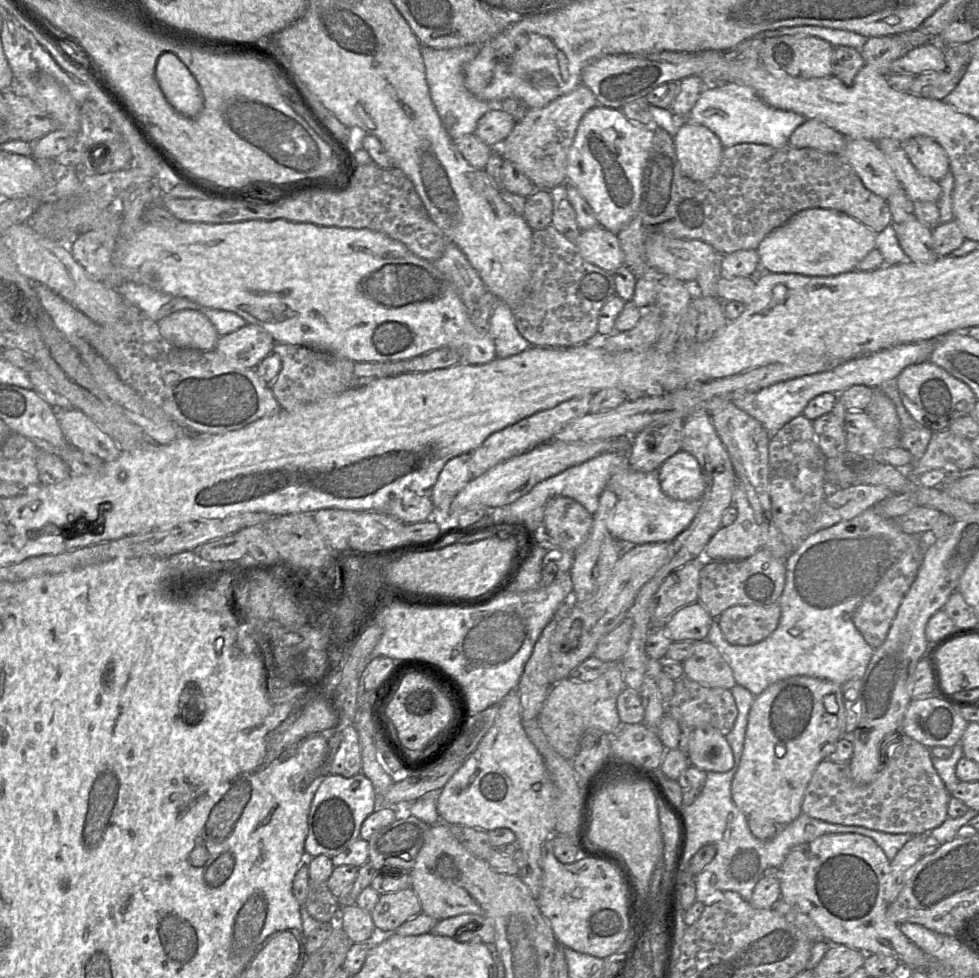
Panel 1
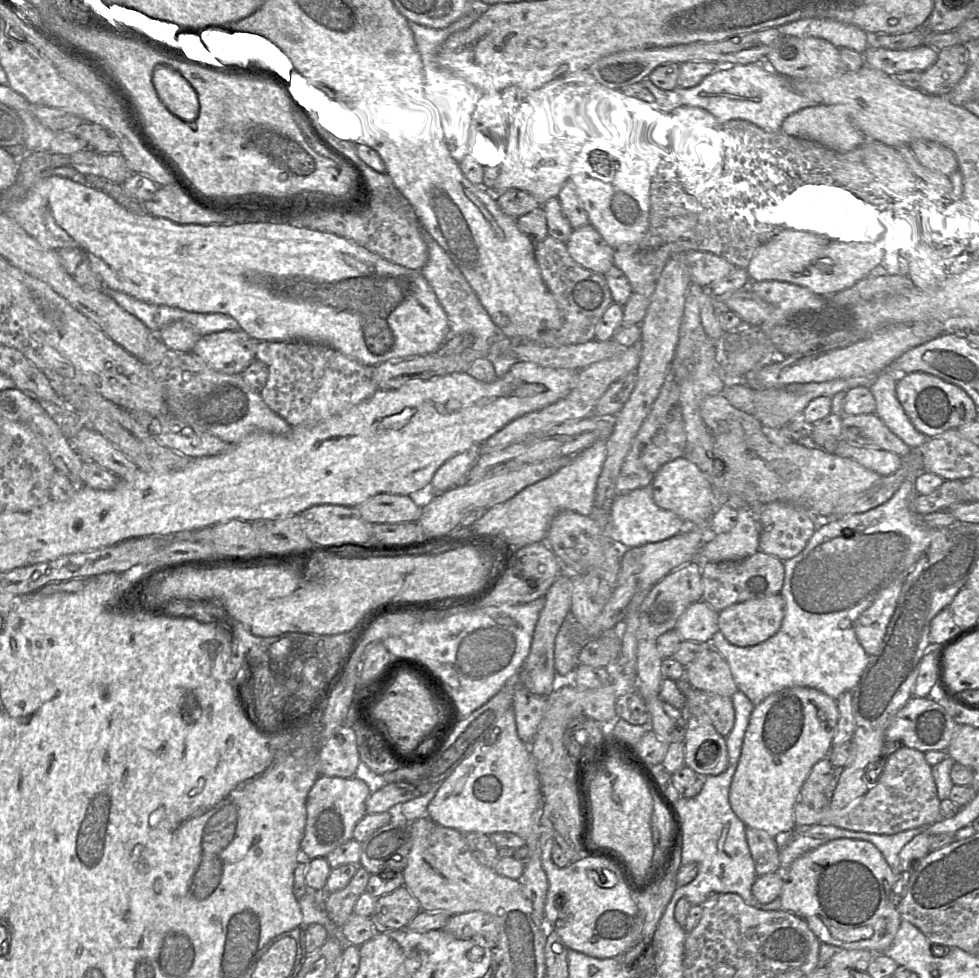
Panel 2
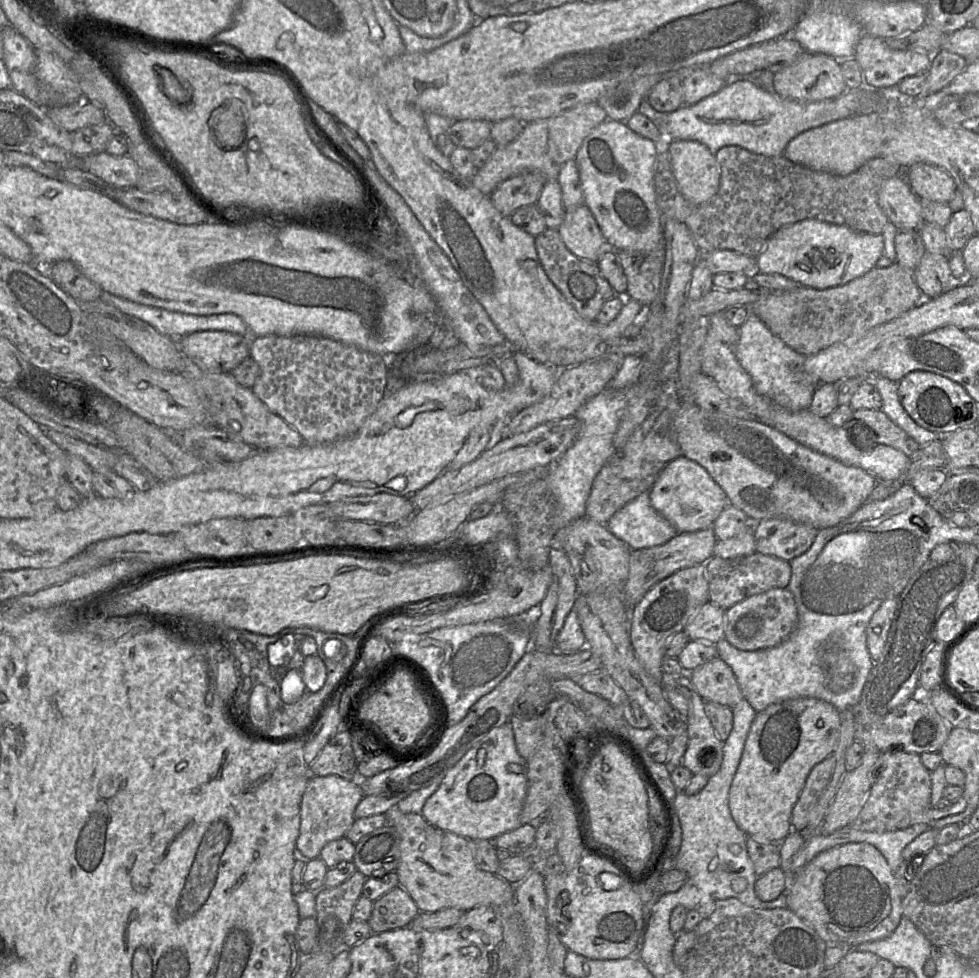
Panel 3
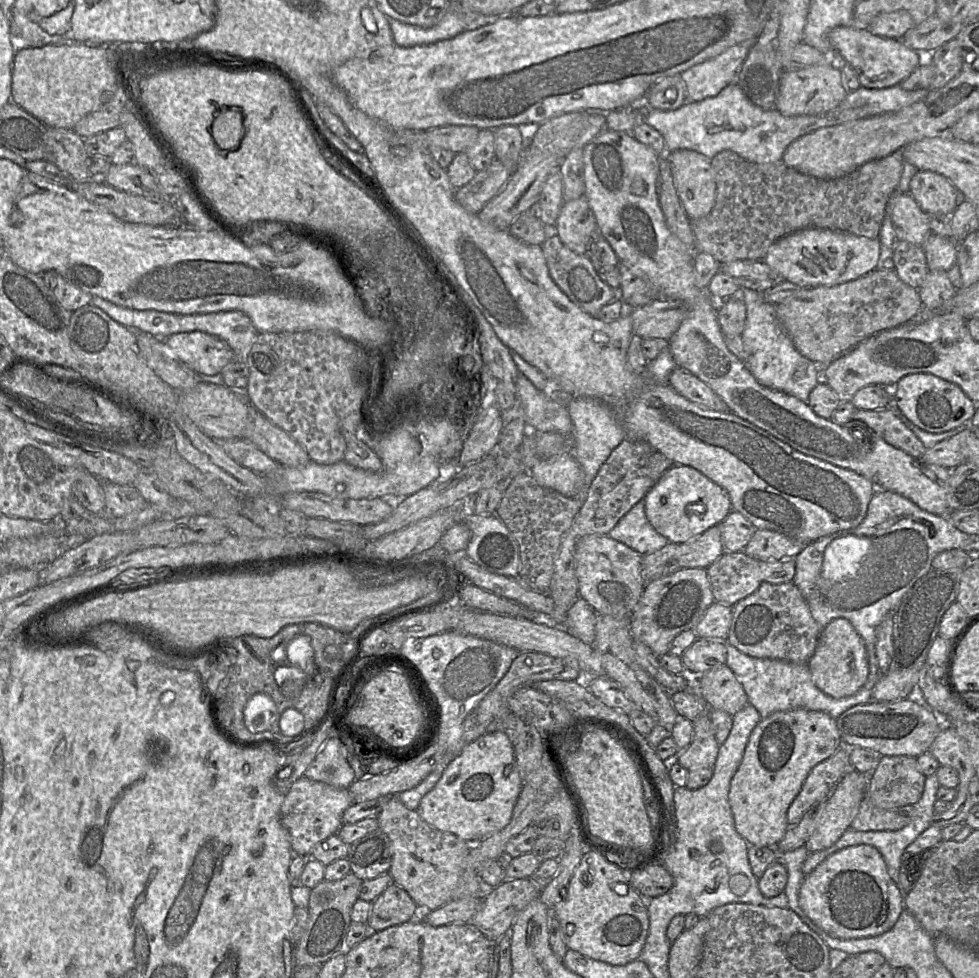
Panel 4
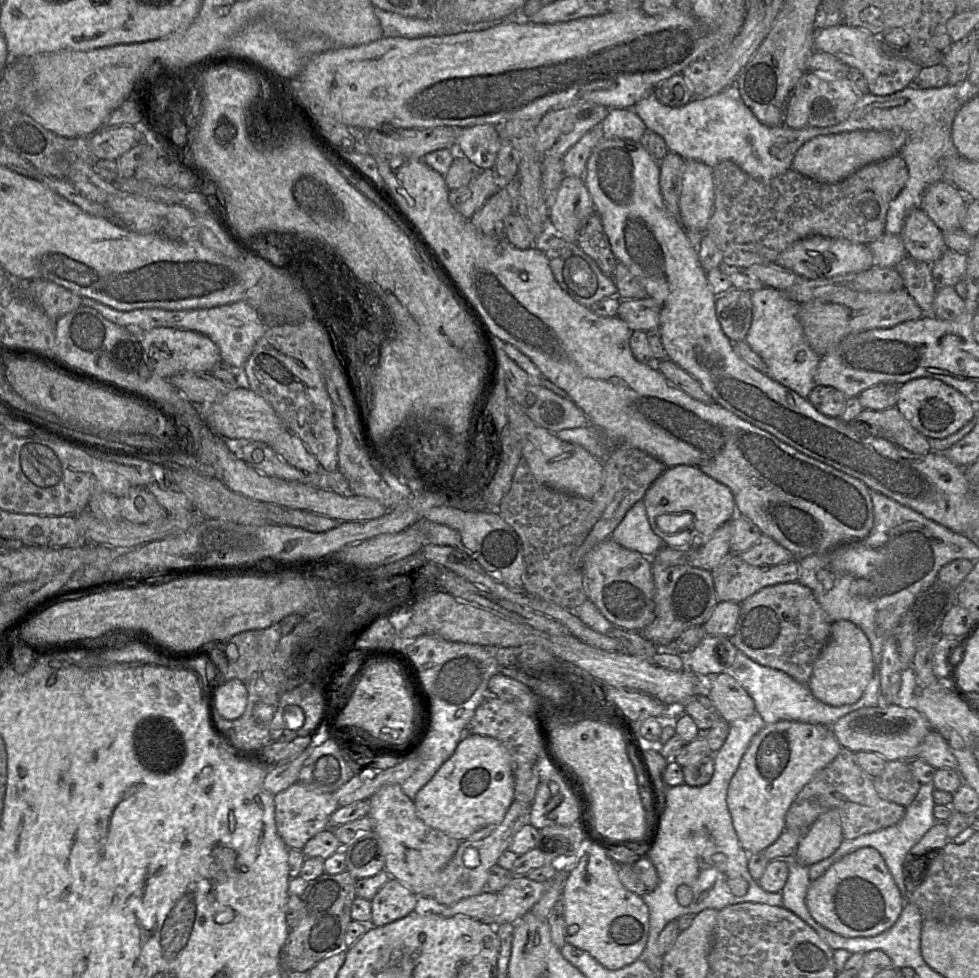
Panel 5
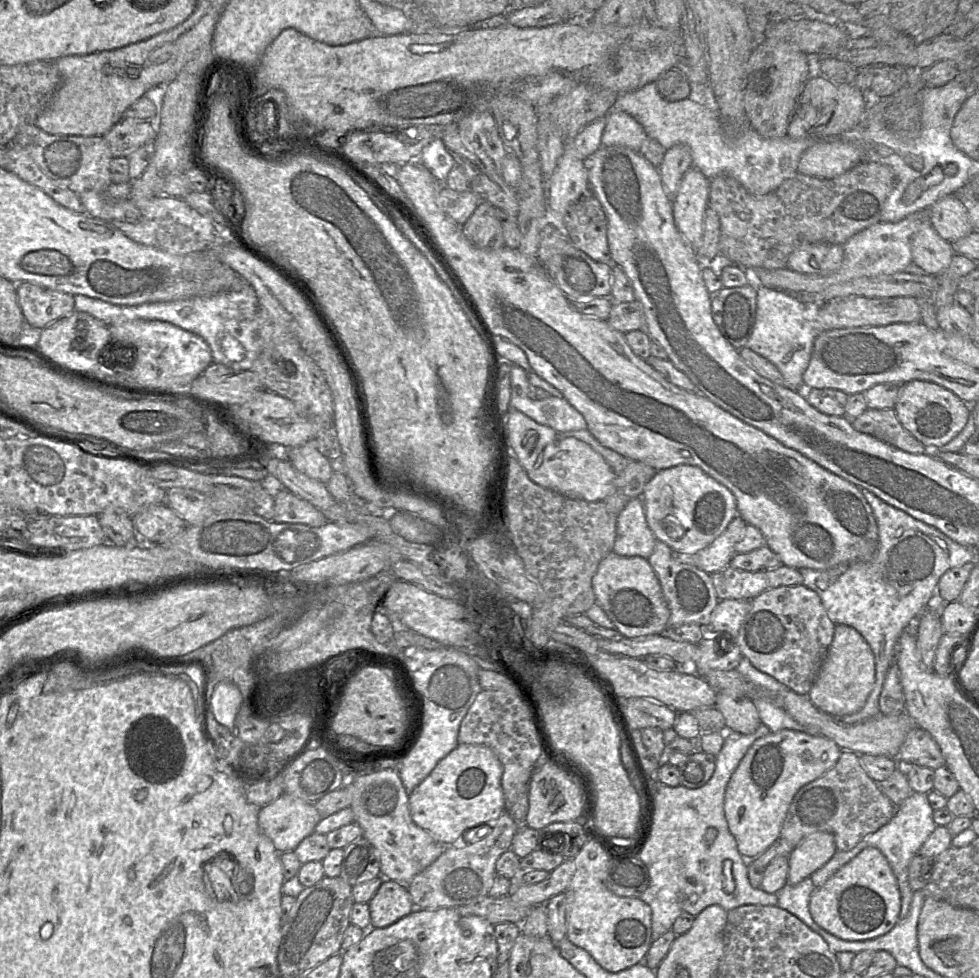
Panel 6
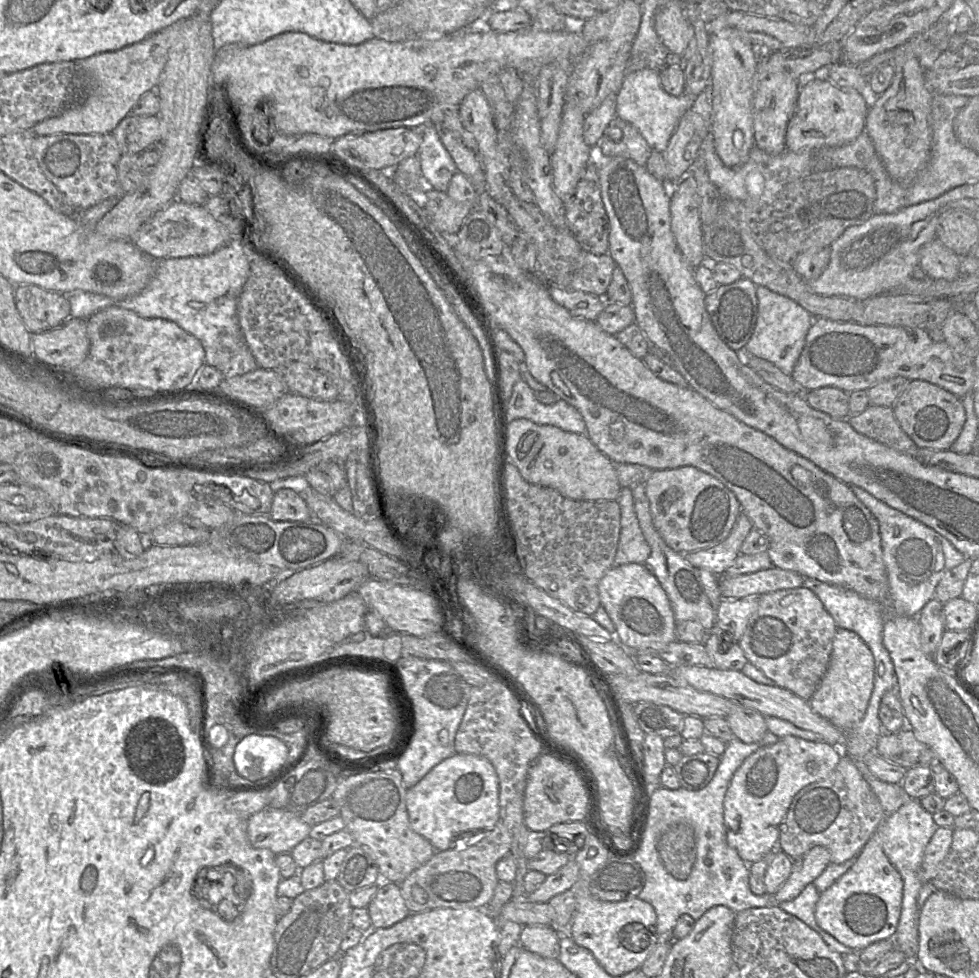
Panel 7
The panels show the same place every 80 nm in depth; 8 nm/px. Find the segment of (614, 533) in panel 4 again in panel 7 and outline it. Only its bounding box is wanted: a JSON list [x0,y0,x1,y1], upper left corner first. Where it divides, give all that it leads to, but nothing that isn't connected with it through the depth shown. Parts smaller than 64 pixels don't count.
[613,487,651,566]

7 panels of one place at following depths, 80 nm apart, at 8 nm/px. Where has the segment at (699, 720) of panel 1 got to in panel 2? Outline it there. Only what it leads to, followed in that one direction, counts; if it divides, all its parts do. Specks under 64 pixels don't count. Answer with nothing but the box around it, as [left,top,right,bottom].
[684,688,735,739]

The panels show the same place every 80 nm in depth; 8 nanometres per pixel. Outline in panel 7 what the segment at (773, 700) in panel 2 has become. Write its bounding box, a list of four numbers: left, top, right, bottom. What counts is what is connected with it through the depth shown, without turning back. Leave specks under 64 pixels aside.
[724,736,842,864]

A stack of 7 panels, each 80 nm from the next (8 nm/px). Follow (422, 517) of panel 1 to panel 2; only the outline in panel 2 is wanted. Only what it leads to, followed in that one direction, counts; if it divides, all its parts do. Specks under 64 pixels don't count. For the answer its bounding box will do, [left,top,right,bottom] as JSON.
[357,493,422,524]

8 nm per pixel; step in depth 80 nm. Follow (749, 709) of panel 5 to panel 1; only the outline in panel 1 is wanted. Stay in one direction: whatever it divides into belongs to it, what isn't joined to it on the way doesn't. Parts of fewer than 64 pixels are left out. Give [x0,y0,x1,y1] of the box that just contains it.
[682,640,736,690]

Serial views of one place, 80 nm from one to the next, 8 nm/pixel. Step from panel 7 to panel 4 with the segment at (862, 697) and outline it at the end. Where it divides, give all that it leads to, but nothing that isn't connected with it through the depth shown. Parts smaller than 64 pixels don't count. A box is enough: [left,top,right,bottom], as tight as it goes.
[808,618,869,699]

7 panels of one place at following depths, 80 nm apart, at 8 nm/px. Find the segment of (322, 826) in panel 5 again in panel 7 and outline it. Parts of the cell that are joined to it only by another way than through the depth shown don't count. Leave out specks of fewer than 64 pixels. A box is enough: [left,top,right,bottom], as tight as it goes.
[247,807,311,855]

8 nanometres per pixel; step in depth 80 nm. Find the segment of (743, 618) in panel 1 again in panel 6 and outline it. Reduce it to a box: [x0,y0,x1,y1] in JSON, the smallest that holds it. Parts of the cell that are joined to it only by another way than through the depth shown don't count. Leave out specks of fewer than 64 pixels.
[732,584,835,696]

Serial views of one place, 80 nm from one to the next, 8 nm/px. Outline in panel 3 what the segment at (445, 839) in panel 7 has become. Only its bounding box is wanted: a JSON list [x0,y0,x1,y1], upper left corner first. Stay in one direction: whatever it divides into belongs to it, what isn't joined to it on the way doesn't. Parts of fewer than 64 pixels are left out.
[421,721,527,840]

